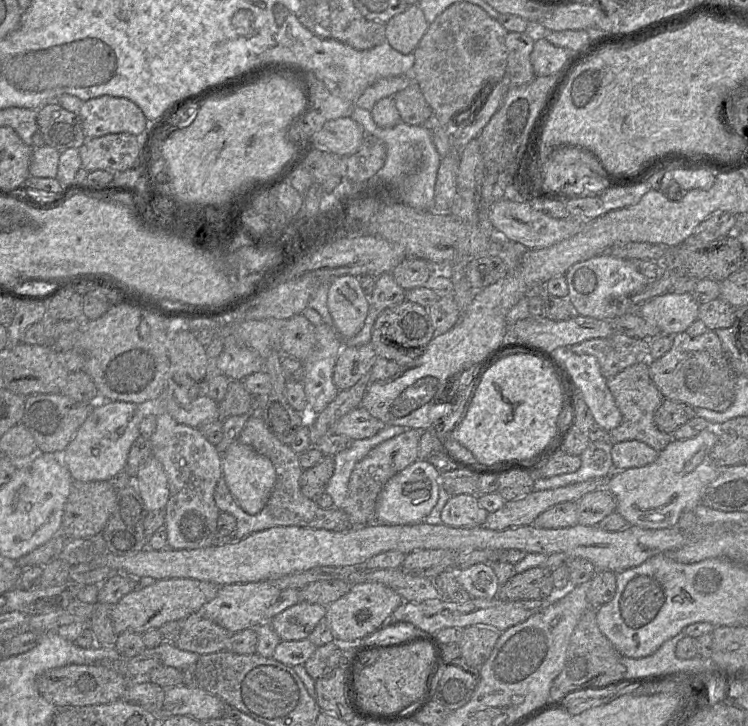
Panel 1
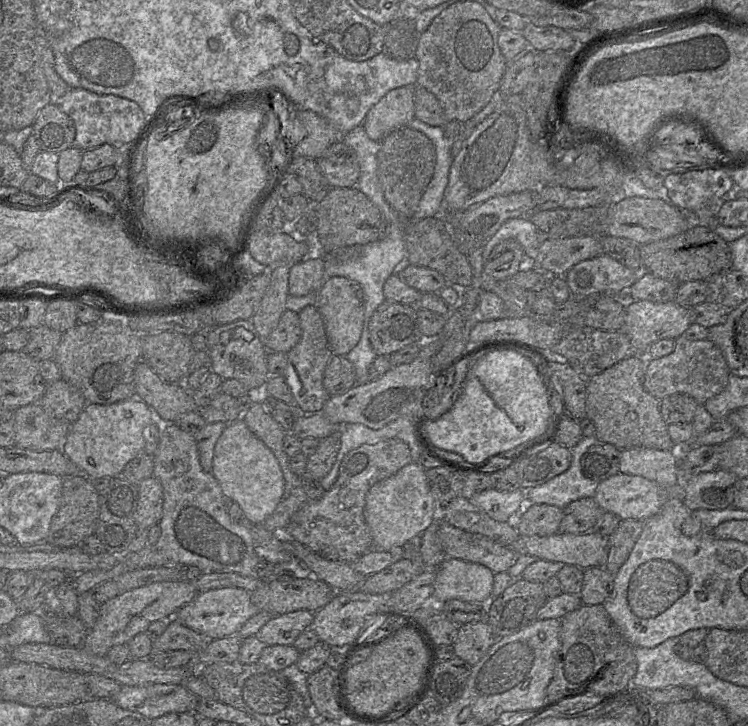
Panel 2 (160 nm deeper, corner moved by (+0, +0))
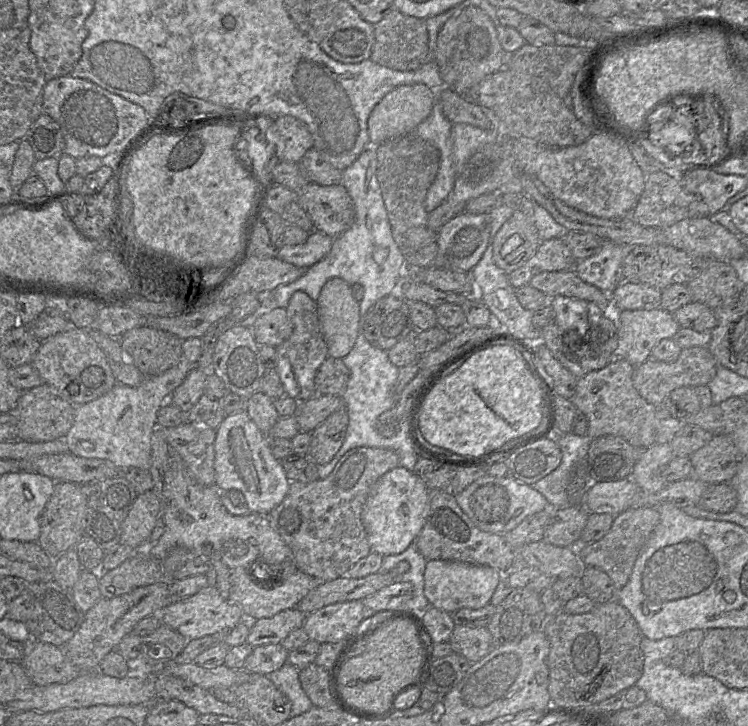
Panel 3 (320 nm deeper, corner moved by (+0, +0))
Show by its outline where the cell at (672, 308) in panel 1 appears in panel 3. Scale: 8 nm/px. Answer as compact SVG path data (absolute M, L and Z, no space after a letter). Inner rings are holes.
M661 307L621 310L618 313L615 358L623 358L638 366L651 358L652 349L662 339L671 339L679 328L672 313Z

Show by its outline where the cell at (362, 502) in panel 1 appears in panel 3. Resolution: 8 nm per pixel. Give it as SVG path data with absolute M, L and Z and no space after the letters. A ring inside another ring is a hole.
M356 447L353 449L350 449L348 452L346 452L333 471L325 478L325 479L318 479L314 482L302 482L302 481L292 481L288 490L288 493L286 494L283 501L276 506L269 514L268 519L270 521L270 524L272 528L281 536L283 541L289 546L293 553L293 564L295 567L314 578L317 582L325 582L328 580L333 580L338 577L344 576L347 574L348 570L357 563L360 559L366 557L371 553L371 549L368 543L367 535L365 532L365 529L362 524L361 520L361 513L362 509L364 507L364 504L367 500L367 497L369 495L369 492L371 491L372 487L375 485L375 483L388 471L394 469L395 467L400 466L400 460L398 454L391 450L386 448L375 448L375 447Z

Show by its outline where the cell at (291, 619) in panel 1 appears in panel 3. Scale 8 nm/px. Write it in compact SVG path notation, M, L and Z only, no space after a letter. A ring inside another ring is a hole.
M290 608L269 618L249 621L250 633L247 638L247 643L252 647L278 644L290 632L303 626L306 615L306 613L297 608Z

